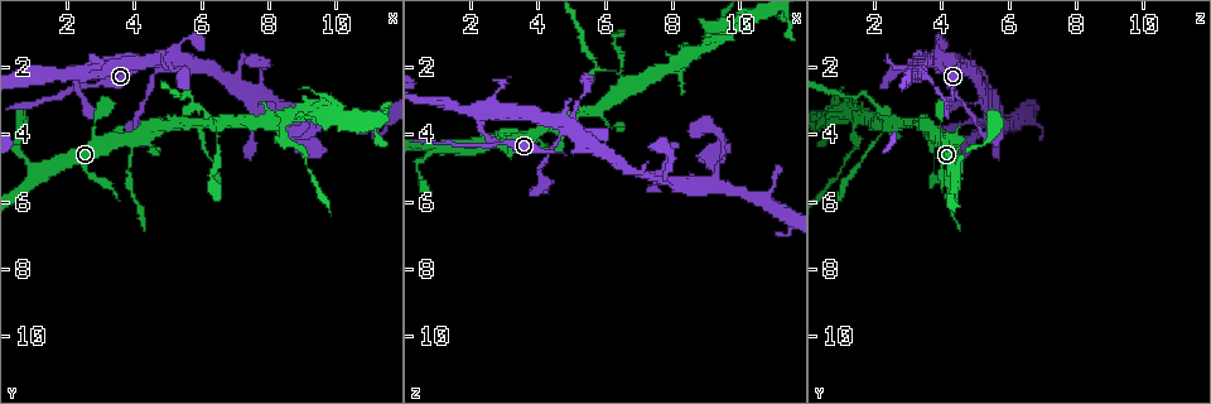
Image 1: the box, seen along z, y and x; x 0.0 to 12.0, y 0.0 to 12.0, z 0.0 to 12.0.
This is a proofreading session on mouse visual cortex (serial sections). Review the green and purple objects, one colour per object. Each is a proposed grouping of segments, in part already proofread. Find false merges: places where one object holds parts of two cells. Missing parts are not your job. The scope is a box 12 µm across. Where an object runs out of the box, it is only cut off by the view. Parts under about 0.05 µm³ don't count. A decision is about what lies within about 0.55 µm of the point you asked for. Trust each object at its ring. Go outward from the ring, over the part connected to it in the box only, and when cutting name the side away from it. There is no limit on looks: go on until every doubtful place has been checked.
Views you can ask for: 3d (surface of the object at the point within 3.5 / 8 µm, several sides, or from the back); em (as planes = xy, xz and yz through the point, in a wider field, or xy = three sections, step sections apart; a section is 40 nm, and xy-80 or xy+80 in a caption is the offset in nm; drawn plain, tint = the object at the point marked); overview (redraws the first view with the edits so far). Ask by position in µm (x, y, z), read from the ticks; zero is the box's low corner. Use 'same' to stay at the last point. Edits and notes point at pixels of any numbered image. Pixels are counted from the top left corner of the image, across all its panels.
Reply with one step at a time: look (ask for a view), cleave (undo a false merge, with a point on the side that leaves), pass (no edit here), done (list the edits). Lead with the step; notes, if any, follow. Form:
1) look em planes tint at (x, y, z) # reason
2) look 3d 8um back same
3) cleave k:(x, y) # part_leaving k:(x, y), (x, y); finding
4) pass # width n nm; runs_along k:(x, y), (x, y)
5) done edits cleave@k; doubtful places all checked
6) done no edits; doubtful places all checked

look 3d 3.5um at (7.4, 2.9, 5.3) # four or more arms meet

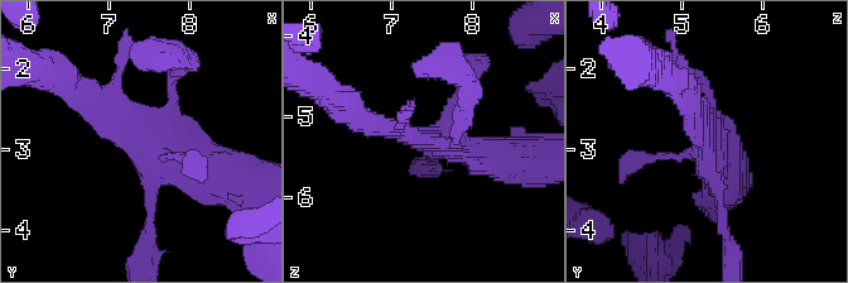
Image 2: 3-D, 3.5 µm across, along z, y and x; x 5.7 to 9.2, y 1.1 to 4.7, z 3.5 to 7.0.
look em xy step 3 tint at (7.50, 2.90, 5.25)

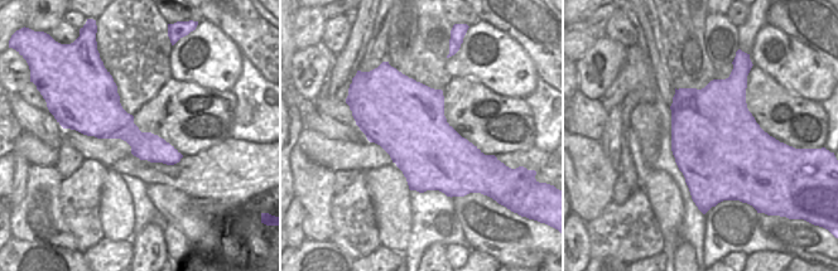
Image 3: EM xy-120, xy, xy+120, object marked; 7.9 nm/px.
pass # runs_along 2:(83, 91), (165, 157), (220, 180); one cell here

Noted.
look 3d 3.5um at (6.7, 3.7, 2.6) # thick turns thin

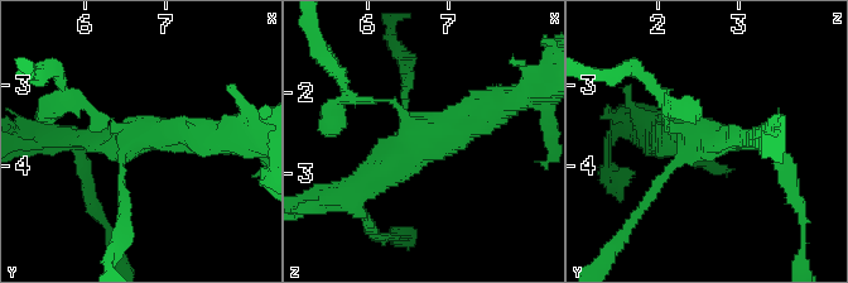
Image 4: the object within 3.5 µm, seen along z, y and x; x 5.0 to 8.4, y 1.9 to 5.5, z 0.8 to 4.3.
look em xy step 5 tint at (6.70, 3.65, 2.55) # arms 4; arm_widths 100, 150, 300, 350 nm; need the tissue

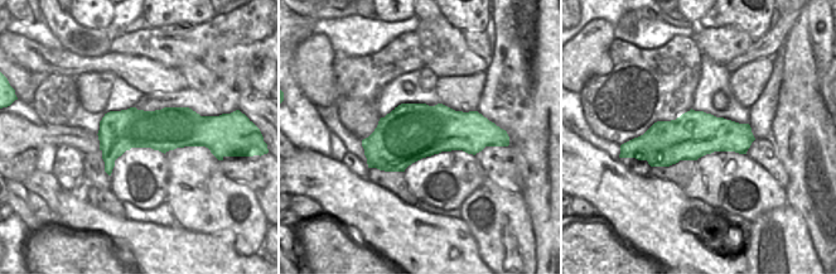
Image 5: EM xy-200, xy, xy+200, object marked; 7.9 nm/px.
pass # one cell here

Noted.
look 3d 3.5um at (8.6, 3.4, 1.5) # side arm on a straight run

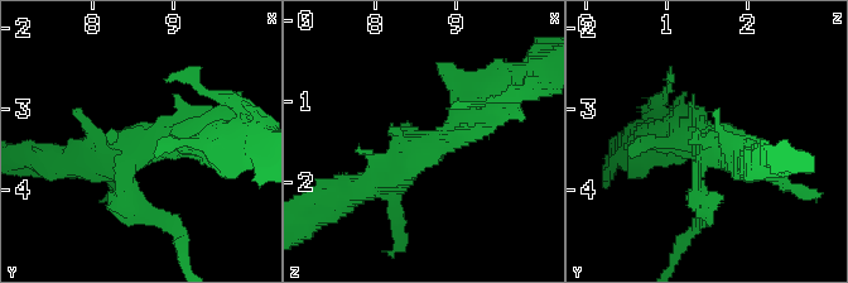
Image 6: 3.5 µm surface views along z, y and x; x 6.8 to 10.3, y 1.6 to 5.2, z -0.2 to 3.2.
look em planes tint at (8.60, 3.45, 1.55) # shape alone is not enough

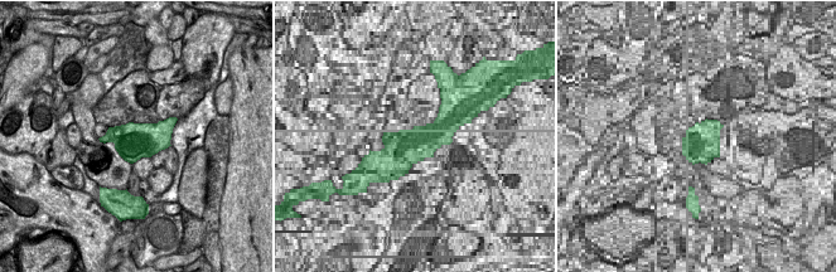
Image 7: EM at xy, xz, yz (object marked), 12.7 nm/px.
look em xy step 2 tint same

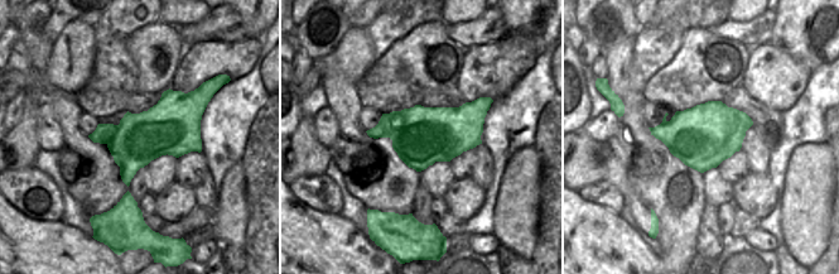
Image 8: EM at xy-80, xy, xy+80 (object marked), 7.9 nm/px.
pass # width 460 nm; runs_along 6:(355, 190), (394, 173), (495, 96); one cell here

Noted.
look 3d 3.5um at (5.7, 3.0, 1.9) # thick turns thin

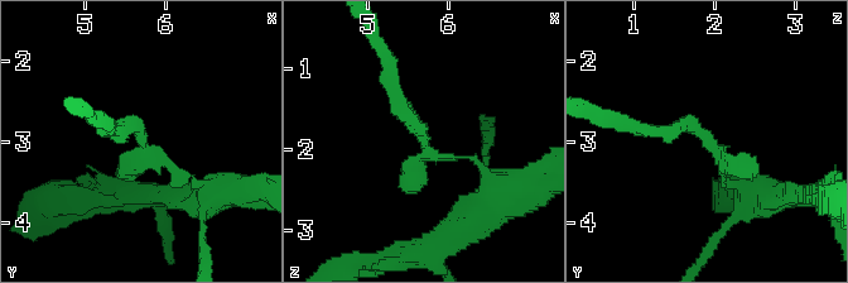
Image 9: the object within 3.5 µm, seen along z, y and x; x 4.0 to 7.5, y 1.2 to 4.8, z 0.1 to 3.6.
look em planes tint at (5.70, 3.00, 1.95) # need the tissue

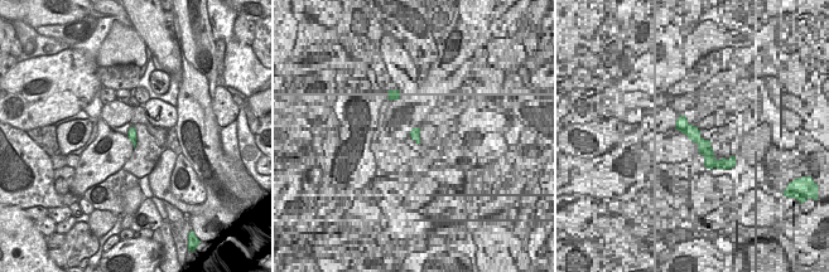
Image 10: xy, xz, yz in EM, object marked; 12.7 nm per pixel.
cleave 9:(412, 121) # part_leaving 9:(427, 150), (399, 105), (384, 51); two cells meet here

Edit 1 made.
done edits cleave@9; doubtful places all checked

